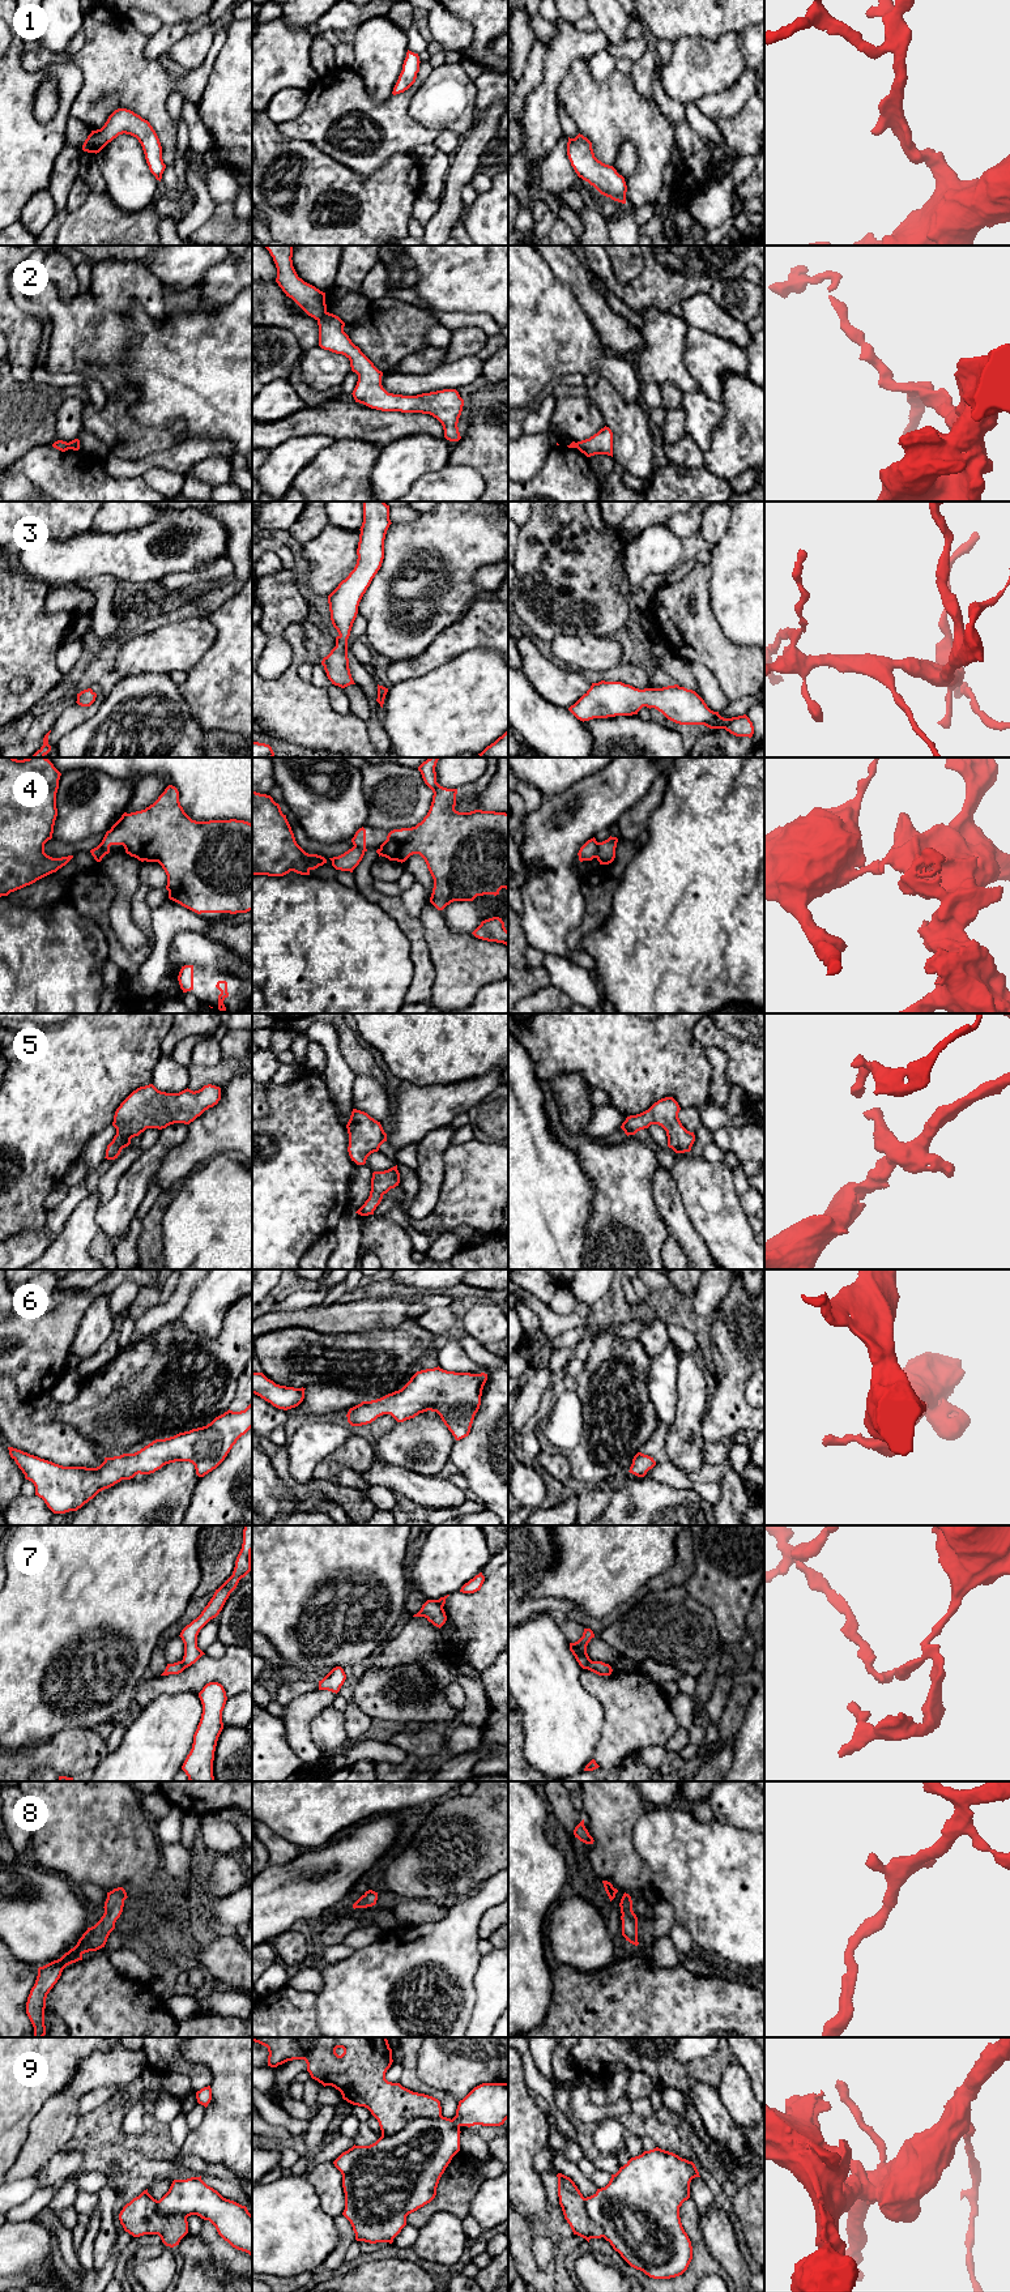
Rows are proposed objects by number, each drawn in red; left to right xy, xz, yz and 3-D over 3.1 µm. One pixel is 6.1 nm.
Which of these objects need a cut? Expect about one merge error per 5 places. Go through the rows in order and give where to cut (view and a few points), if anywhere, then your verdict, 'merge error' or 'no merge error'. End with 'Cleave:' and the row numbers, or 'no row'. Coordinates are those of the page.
1: no cut | no merge error
2: xz (328, 312), (318, 321) | merge error
3: no cut | no merge error
4: yz (599, 843), (595, 857) | merge error
5: no cut | no merge error
6: no cut | no merge error
7: yz (591, 1660), (584, 1668) | merge error
8: no cut | no merge error
9: xz (440, 2115), (437, 2117), (414, 2118), (393, 2133), (382, 2134) | merge error
Cleave: 2, 4, 7, 9

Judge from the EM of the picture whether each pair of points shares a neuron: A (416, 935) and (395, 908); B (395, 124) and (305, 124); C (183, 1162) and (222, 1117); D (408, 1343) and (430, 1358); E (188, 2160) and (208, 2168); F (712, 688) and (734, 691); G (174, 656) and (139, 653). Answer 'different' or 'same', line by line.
A: same
B: same
C: same
D: different
E: same
F: different
G: same

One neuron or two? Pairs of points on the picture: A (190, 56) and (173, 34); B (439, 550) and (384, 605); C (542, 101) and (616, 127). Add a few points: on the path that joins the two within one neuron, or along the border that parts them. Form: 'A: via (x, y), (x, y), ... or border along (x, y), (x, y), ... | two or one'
A: border along (187, 34), (166, 51) | two
B: via (426, 564), (399, 592) | one
C: border along (567, 71), (558, 85), (555, 99) | two

